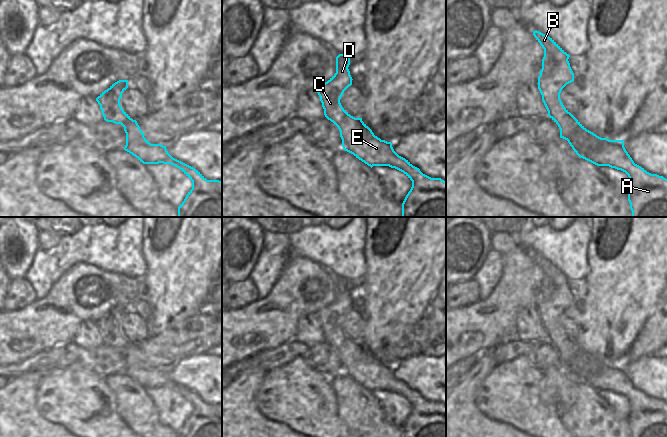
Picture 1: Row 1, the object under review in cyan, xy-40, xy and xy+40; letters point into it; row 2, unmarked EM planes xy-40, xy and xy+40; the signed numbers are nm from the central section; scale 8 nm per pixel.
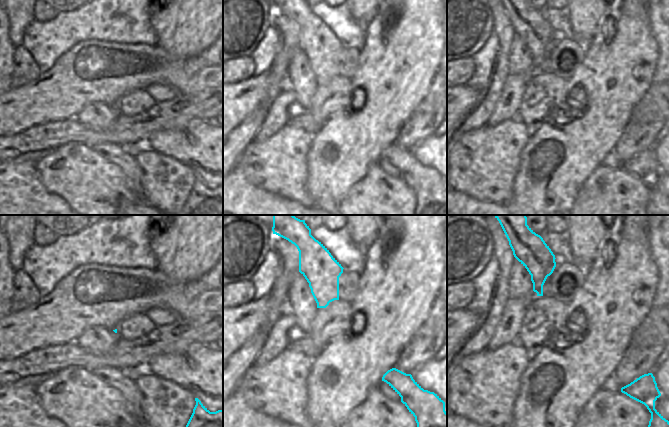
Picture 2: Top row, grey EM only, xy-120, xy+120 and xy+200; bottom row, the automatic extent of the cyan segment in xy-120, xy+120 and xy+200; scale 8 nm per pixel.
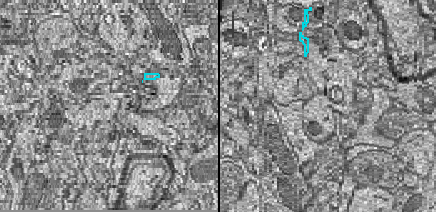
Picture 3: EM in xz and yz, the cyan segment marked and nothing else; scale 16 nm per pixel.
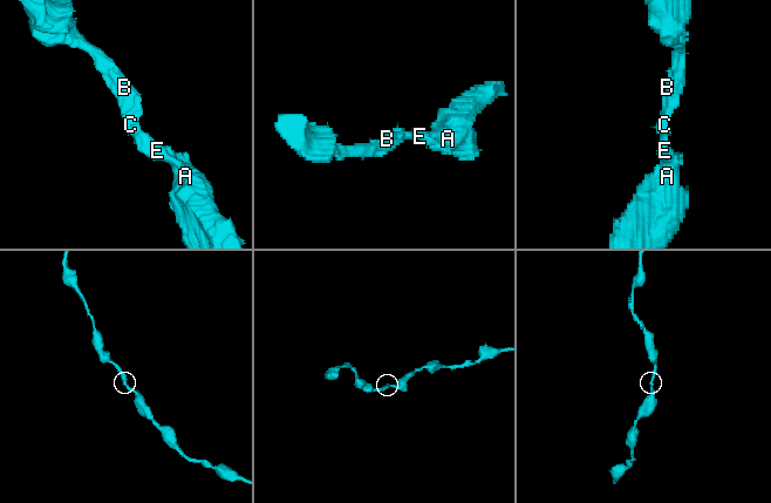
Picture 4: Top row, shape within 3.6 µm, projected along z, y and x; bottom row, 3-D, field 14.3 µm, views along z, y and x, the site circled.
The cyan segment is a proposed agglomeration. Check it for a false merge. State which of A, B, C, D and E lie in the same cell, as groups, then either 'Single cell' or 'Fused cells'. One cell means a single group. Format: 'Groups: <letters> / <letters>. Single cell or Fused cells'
Groups: A B C D E. Single cell

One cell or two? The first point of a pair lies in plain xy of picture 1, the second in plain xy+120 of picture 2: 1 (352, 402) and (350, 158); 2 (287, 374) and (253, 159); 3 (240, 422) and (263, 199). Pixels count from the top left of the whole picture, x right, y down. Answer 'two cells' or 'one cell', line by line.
1: two cells
2: one cell
3: one cell

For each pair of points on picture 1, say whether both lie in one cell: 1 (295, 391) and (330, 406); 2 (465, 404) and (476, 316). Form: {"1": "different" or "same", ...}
{"1": "same", "2": "different"}

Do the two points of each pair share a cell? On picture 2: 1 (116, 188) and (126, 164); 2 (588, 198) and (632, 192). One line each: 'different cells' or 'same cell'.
1: different cells
2: same cell

